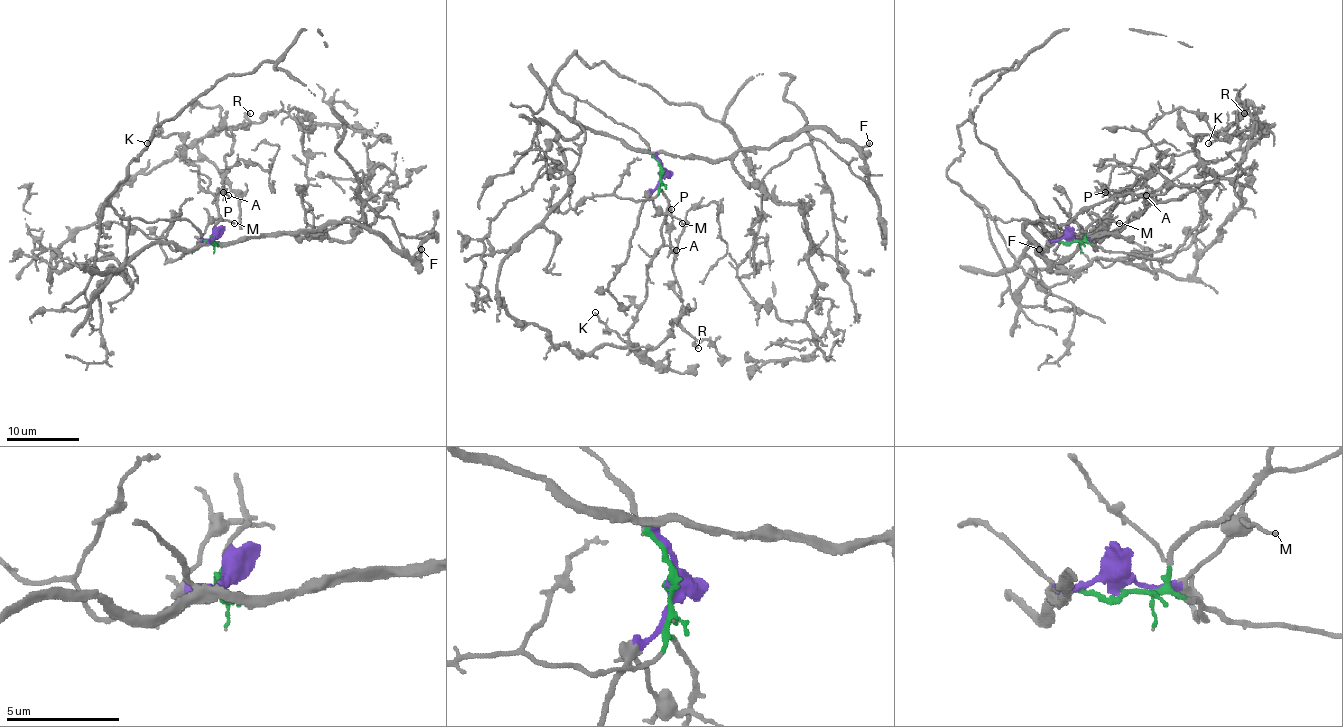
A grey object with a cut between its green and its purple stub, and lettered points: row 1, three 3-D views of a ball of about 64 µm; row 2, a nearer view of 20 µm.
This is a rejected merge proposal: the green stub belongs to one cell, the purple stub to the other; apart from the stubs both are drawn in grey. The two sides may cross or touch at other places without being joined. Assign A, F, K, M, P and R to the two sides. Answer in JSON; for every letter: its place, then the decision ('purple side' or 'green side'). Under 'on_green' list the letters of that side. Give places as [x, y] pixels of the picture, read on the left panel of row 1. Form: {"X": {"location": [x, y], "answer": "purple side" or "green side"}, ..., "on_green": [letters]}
{"A": {"location": [228, 195], "answer": "green side"}, "F": {"location": [421, 249], "answer": "purple side"}, "K": {"location": [147, 143], "answer": "green side"}, "M": {"location": [234, 223], "answer": "purple side"}, "P": {"location": [223, 192], "answer": "green side"}, "R": {"location": [250, 113], "answer": "green side"}, "on_green": ["A", "K", "P", "R"]}

